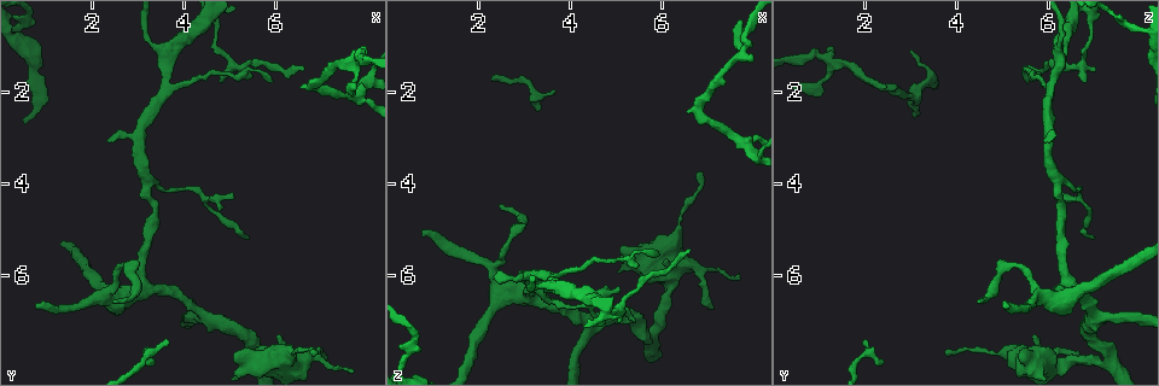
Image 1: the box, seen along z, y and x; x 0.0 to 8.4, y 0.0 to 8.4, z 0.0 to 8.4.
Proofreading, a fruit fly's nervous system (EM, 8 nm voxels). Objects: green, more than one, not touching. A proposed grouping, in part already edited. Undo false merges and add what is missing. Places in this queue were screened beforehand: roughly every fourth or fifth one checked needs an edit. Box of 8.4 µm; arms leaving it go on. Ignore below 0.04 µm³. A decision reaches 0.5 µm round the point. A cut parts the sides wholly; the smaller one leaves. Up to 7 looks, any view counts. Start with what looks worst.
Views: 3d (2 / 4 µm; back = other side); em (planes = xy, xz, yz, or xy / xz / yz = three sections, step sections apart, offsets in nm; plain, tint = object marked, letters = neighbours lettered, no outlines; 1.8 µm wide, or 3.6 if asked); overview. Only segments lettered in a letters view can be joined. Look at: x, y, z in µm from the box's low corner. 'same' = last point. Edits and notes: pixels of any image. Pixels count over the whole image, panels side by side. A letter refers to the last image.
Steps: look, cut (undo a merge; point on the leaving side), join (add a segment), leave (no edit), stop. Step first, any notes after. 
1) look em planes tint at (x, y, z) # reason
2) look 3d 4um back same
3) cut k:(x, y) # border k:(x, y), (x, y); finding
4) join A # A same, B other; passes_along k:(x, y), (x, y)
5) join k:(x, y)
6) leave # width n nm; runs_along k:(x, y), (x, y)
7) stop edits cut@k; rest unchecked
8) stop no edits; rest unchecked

look 3d 4um at (3.65, 1.20, 6.30) # branch point

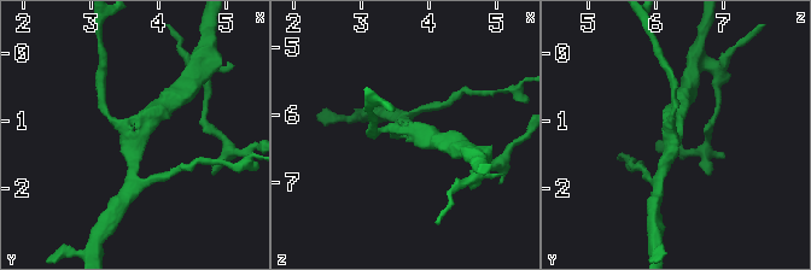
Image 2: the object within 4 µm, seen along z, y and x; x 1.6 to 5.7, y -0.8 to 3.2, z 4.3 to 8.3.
look em xy step 8 tint at (3.70, 1.20, 6.30) # arms 3

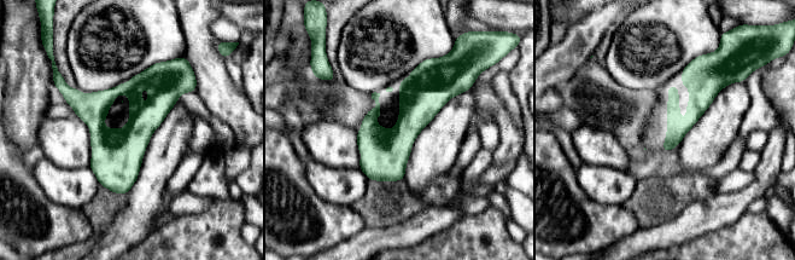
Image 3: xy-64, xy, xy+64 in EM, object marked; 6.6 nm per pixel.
look em planes letters same # cut it another way

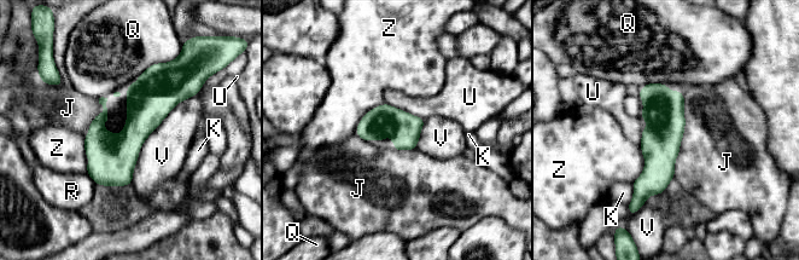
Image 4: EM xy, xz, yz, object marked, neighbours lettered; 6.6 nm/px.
leave # width 220 nm; J other, K other, Q other, R other, U other, V other, Z other; runs_along 4:(164, 73), (136, 131), (98, 182); one cell here

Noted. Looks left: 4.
look em xz step 8 letters at (0.75, 6.70, 5.10) # free end

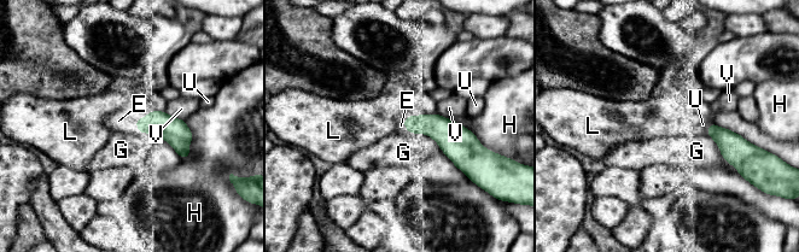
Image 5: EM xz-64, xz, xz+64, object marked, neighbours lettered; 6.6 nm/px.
look em planes letters same # cut it another way

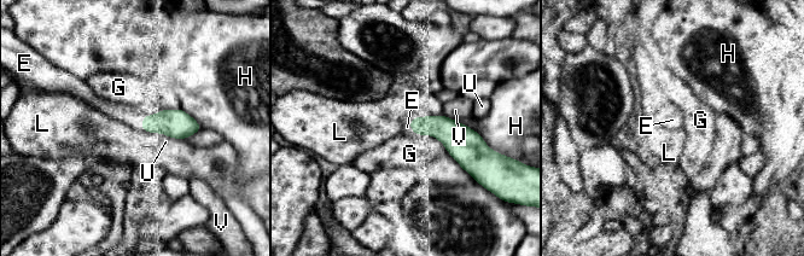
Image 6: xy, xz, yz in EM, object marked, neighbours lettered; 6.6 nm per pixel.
join E # width 130 nm; E same, G other, H other, L other, U other, V other; it goes on there

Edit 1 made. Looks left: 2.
look overview # see it whole again

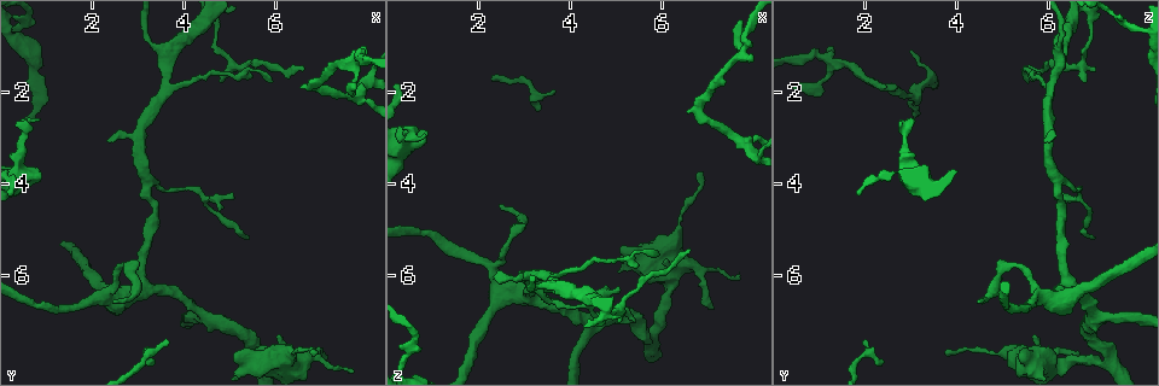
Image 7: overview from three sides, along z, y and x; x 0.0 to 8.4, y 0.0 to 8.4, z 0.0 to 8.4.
look em planes letters at (0.85, 2.65, 2.95) # an open end

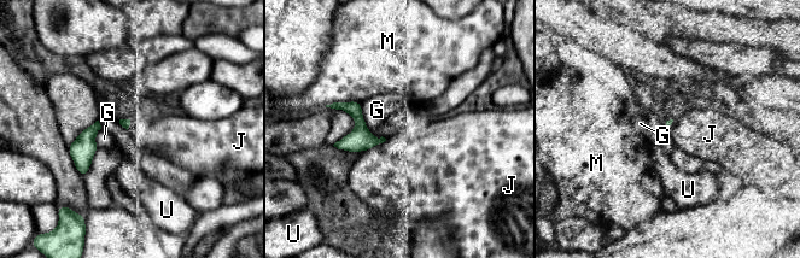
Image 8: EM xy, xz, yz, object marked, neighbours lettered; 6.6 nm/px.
leave # G other, J other, M other, U other; none of them fits

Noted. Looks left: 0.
stop edits join@6; rest unchecked

